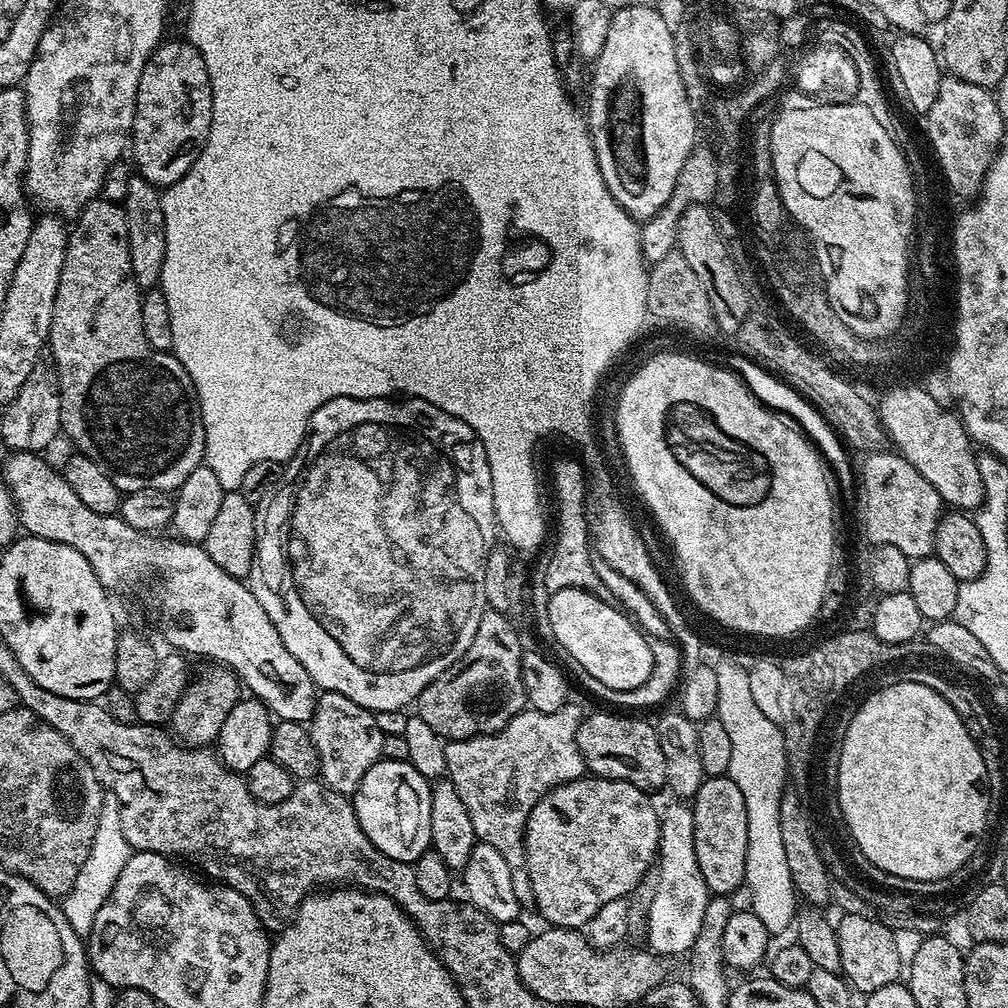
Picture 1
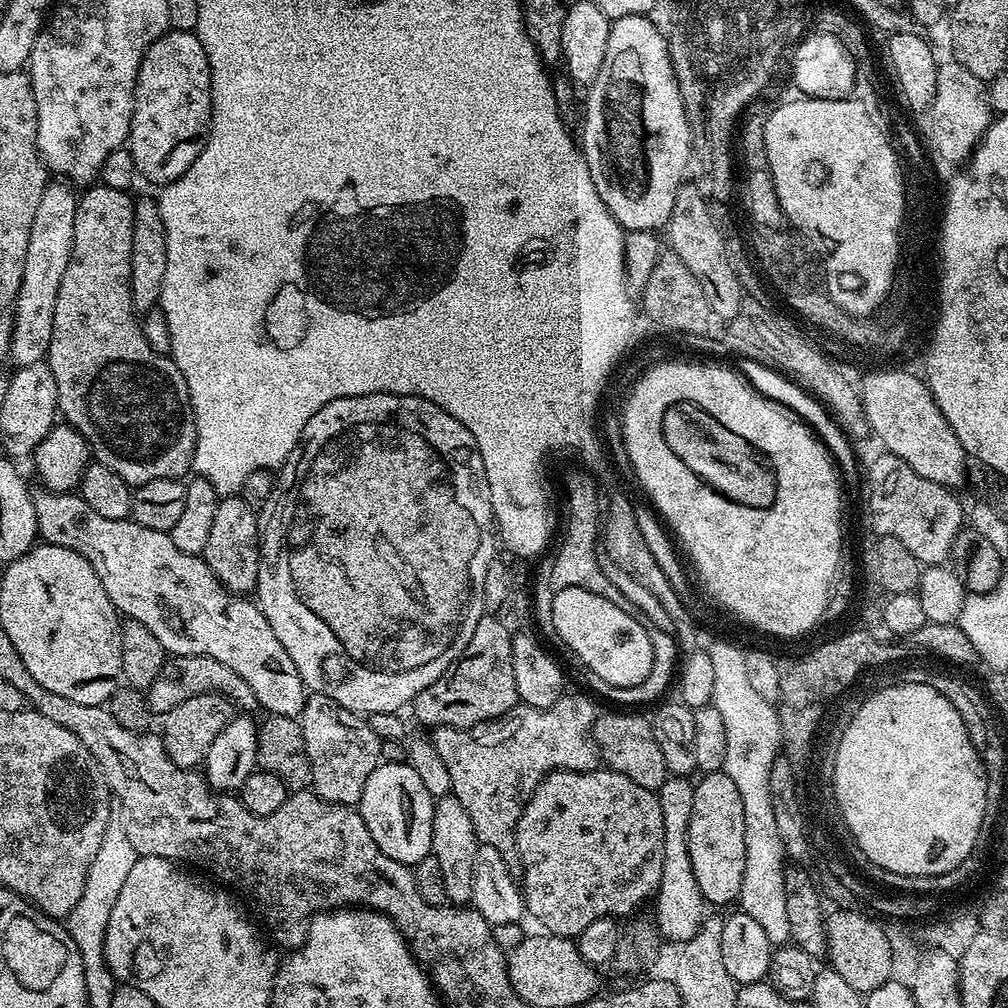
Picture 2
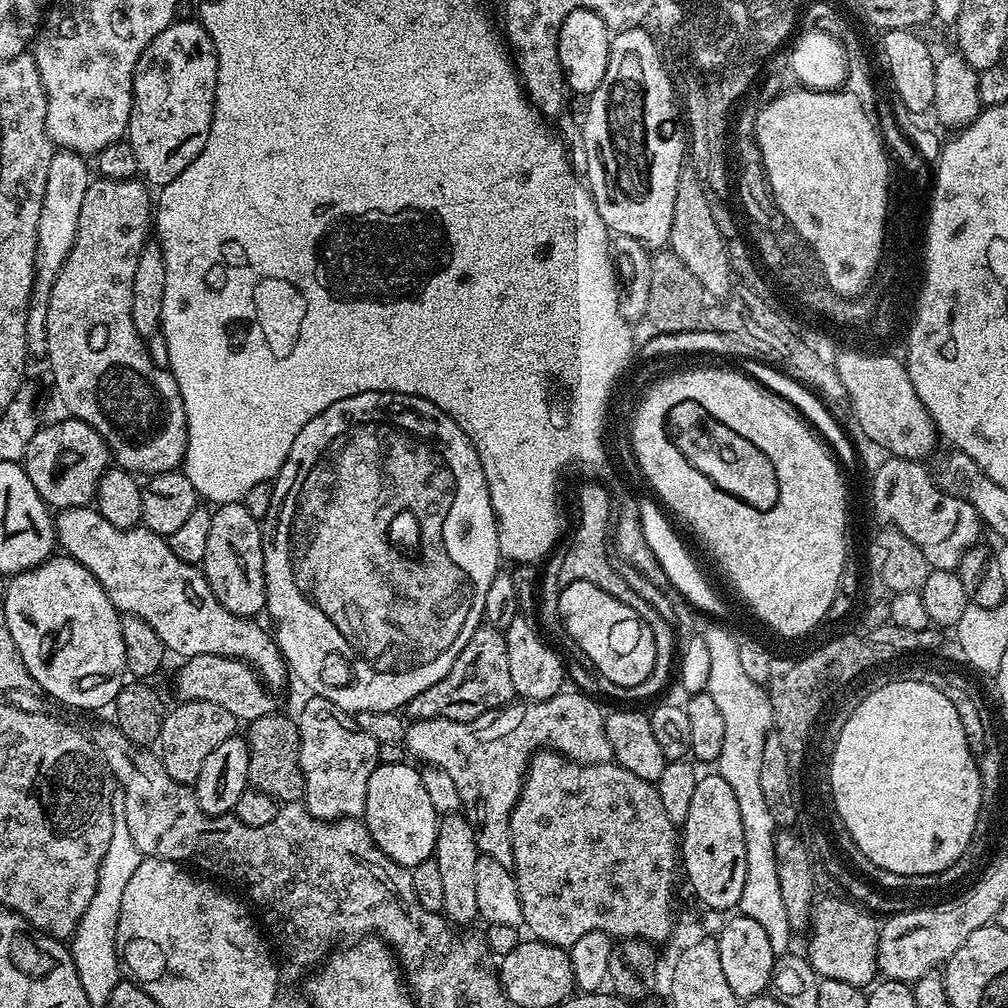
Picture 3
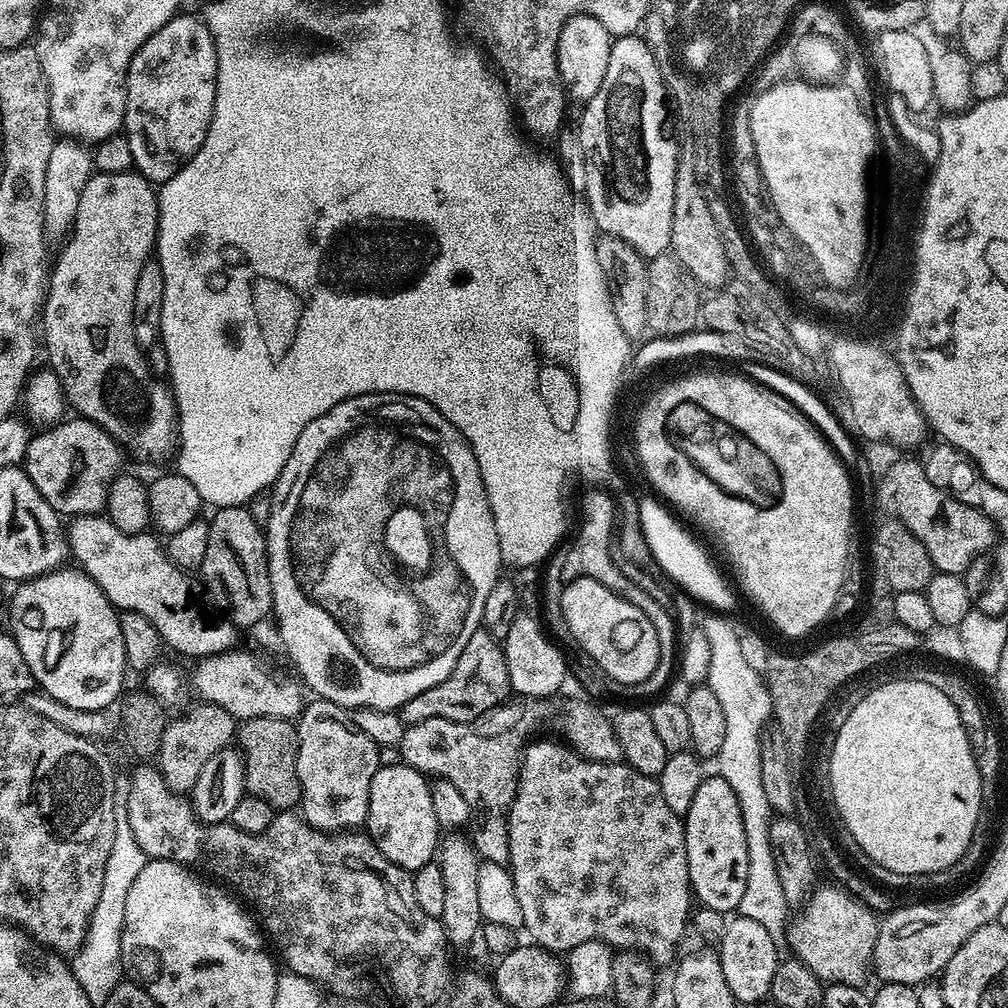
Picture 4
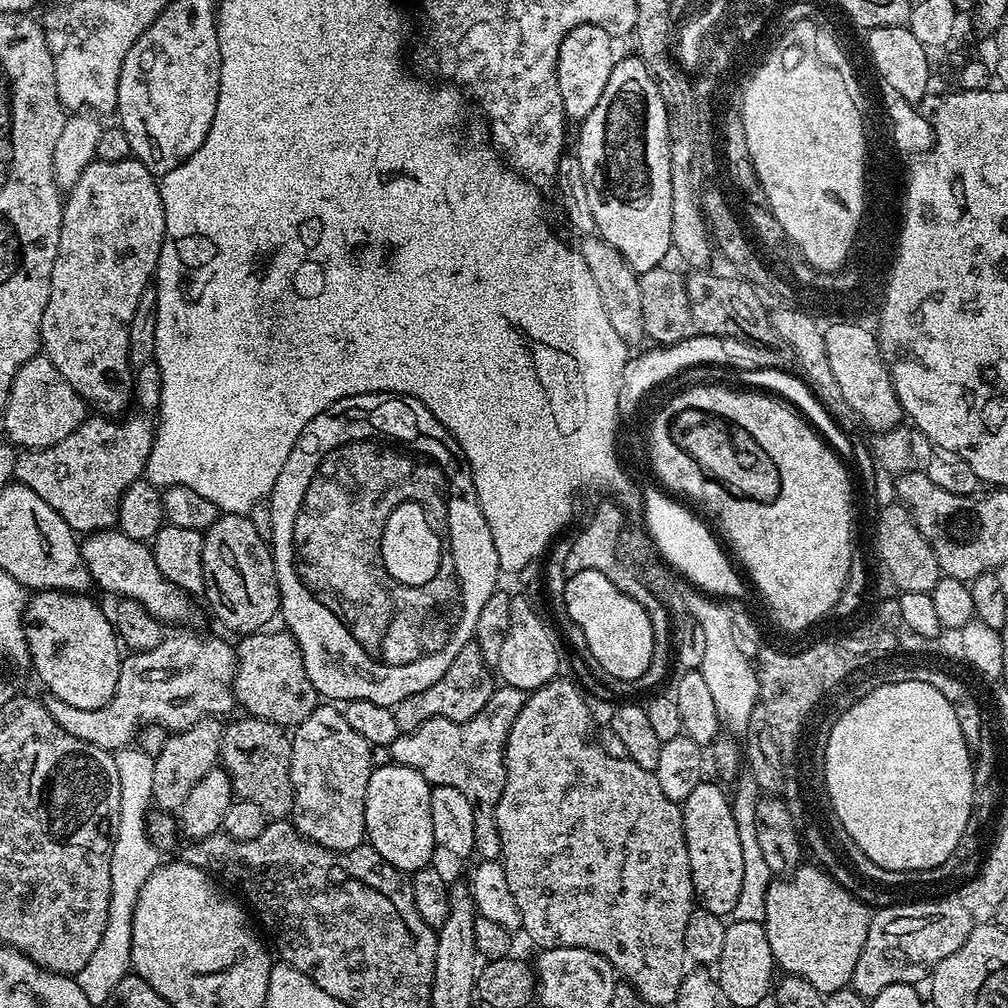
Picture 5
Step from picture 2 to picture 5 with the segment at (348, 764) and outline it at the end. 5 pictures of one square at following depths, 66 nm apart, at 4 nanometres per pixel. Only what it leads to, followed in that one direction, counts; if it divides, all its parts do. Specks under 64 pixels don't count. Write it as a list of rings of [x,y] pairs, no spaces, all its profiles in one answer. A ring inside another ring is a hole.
[[[324,702],[317,706],[306,718],[306,722],[295,725],[290,736],[292,757],[290,758],[290,778],[294,790],[291,823],[296,825],[301,836],[313,840],[318,846],[335,852],[349,852],[365,843],[364,807],[366,806],[366,786],[374,767],[372,761],[373,745],[362,738],[346,722],[343,711],[331,703]]]

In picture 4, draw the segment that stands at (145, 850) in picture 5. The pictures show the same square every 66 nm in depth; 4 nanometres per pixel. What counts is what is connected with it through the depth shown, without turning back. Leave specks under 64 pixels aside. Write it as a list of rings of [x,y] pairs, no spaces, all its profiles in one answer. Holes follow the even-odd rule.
[[[124,774],[116,777],[116,797],[114,798],[114,846],[110,846],[110,858],[106,858],[106,875],[102,877],[102,895],[98,898],[98,906],[90,920],[84,945],[71,957],[70,967],[78,986],[82,986],[82,994],[90,998],[93,1006],[103,1006],[106,998],[110,998],[114,986],[125,979],[124,963],[122,962],[122,926],[126,897],[130,895],[130,885],[138,878],[142,866],[150,859],[138,846],[134,838],[134,830],[130,830],[128,817],[128,792],[132,789],[132,781]]]

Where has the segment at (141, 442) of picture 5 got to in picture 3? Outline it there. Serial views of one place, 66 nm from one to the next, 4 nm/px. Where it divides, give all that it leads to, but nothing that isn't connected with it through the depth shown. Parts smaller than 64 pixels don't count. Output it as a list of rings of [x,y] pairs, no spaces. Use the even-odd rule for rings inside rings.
[[[63,418],[57,424],[45,423],[30,438],[23,458],[24,473],[34,482],[34,490],[53,510],[83,508],[96,499],[96,487],[110,466],[110,453],[104,439],[86,422]]]

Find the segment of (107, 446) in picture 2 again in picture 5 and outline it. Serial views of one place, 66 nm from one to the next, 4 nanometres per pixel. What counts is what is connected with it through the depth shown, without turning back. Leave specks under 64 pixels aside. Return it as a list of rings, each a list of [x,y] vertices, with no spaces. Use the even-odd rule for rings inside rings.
[[[135,158],[122,161],[95,159],[90,166],[86,166],[86,170],[82,170],[78,182],[67,191],[63,205],[64,213],[60,227],[58,254],[54,262],[54,274],[50,278],[50,302],[46,302],[46,314],[42,314],[42,322],[40,323],[42,352],[50,362],[54,362],[58,374],[62,374],[62,378],[66,378],[66,382],[70,382],[70,386],[74,386],[77,394],[97,413],[109,418],[116,418],[127,413],[129,411],[128,403],[133,403],[134,400],[134,372],[128,362],[128,331],[130,330],[130,322],[134,318],[134,310],[138,310],[138,298],[142,298],[145,288],[153,283],[156,263],[160,257],[162,242],[166,234],[166,214],[162,206],[160,185],[157,177],[153,176],[152,171],[140,160]]]

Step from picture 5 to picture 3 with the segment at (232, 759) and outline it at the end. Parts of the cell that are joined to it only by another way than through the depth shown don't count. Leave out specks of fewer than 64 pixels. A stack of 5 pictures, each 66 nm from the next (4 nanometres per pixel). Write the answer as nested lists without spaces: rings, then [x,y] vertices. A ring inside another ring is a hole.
[[[272,712],[247,725],[248,782],[259,792],[265,792],[277,802],[294,804],[304,799],[304,775],[300,765],[300,725],[295,719]]]

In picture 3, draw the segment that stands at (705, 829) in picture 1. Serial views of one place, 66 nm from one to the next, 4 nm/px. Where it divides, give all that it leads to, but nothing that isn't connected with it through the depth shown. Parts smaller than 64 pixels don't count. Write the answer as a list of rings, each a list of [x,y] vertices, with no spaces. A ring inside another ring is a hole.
[[[719,774],[701,775],[694,786],[690,810],[686,814],[682,831],[678,836],[678,852],[682,857],[682,872],[688,875],[692,892],[701,900],[705,909],[727,913],[727,908],[735,909],[742,898],[742,886],[746,886],[746,838],[742,830],[742,814],[738,810],[738,798],[730,790],[730,782]]]

